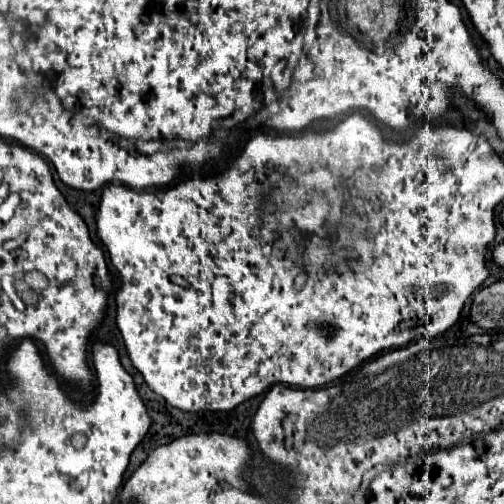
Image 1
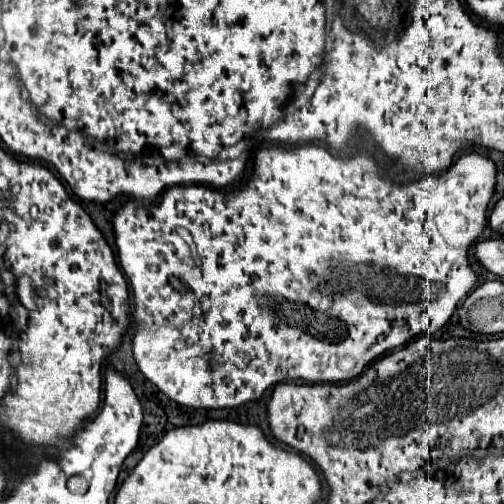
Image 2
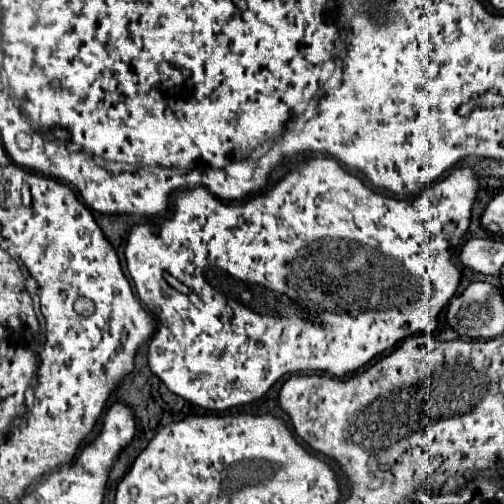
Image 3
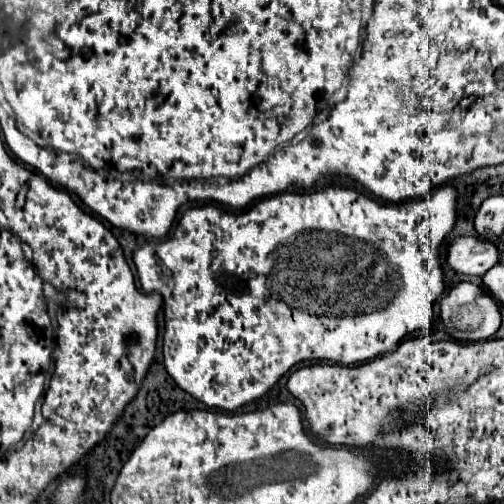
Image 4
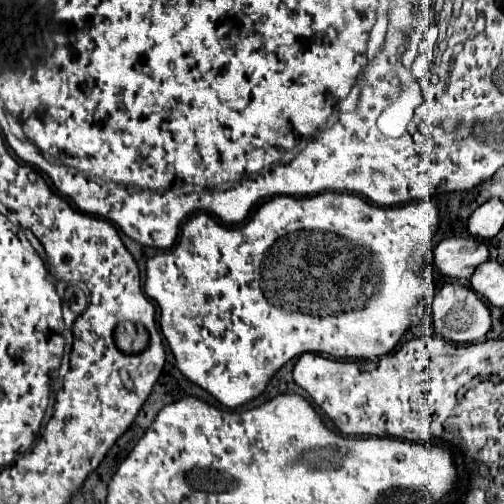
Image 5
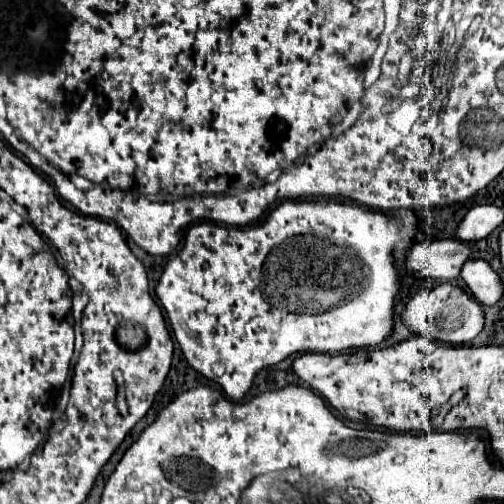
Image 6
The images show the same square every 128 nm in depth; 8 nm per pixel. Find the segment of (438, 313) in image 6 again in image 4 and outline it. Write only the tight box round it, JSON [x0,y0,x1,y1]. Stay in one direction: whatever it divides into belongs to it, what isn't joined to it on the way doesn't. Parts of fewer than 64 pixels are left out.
[440,282,500,342]

